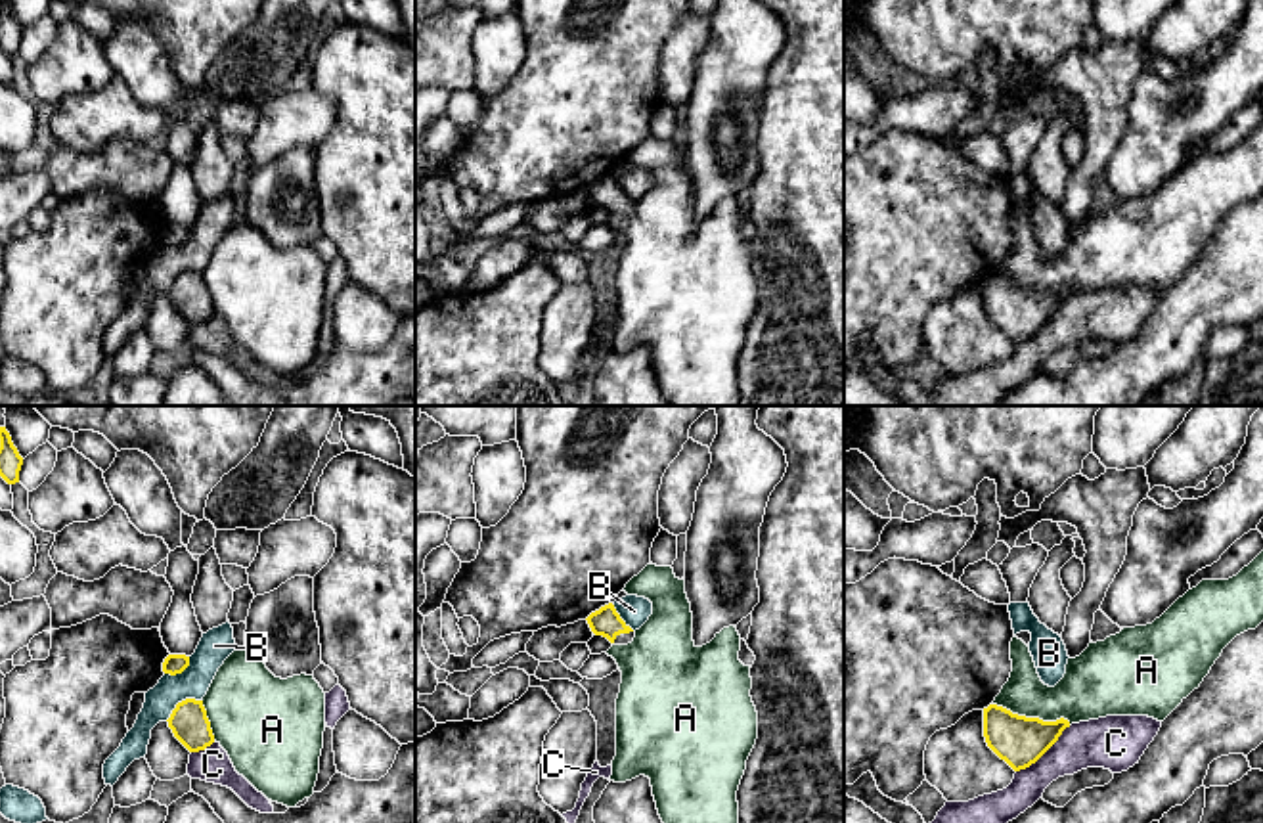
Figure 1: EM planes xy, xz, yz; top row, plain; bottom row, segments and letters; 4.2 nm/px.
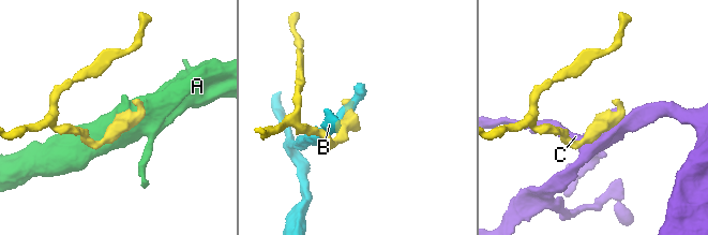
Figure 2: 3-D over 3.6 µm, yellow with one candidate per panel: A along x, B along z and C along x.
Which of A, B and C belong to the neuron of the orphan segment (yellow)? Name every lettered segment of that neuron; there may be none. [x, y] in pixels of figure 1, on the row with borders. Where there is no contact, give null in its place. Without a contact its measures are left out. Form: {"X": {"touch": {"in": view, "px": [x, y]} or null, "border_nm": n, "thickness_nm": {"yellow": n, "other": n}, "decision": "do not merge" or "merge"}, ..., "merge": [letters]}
{"A": {"touch": {"in": "yz", "px": [1032, 718]}, "border_nm": 340, "thickness_nm": {"yellow": 220, "other": 220}, "decision": "do not merge"}, "B": {"touch": {"in": "xy", "px": [182, 701]}, "border_nm": 180, "thickness_nm": {"yellow": 160, "other": 140}, "decision": "do not merge"}, "C": {"touch": {"in": "yz", "px": [1043, 753]}, "border_nm": 300, "thickness_nm": {"yellow": 220, "other": 200}, "decision": "do not merge"}, "merge": []}

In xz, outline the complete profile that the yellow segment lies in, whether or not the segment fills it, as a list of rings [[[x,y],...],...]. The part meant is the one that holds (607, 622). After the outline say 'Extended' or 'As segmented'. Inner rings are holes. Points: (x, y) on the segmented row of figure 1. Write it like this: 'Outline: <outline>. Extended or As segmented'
Outline: [[[612,603],[591,612],[586,620],[595,635],[607,637],[612,645],[628,645],[635,637],[635,632],[620,618]]]. Extended

